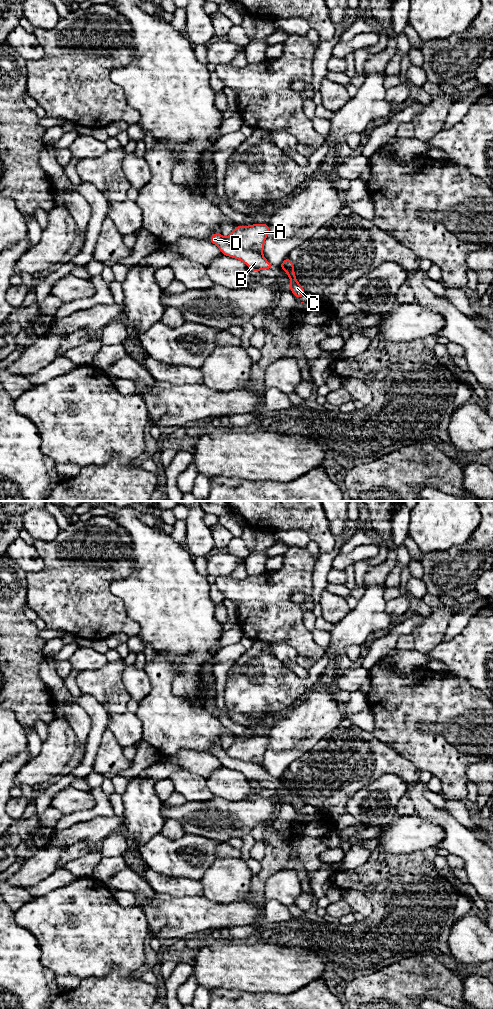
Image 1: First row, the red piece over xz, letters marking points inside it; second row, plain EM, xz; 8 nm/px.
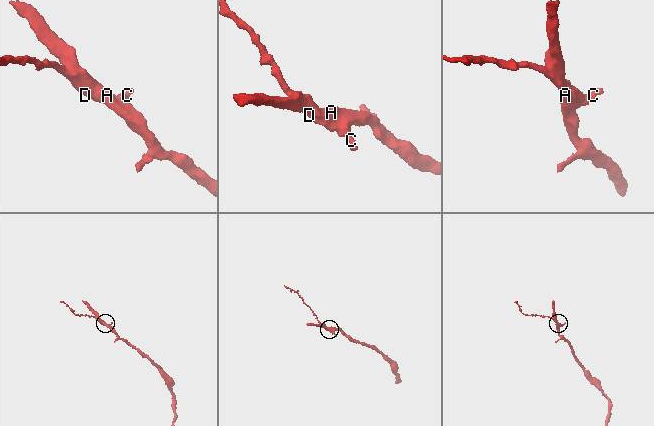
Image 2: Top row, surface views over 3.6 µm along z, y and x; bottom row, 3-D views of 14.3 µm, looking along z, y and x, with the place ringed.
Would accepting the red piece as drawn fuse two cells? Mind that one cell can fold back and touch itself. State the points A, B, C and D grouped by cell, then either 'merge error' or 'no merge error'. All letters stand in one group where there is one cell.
A C / B D | merge error

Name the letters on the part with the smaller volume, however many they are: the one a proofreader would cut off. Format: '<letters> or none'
B, D

